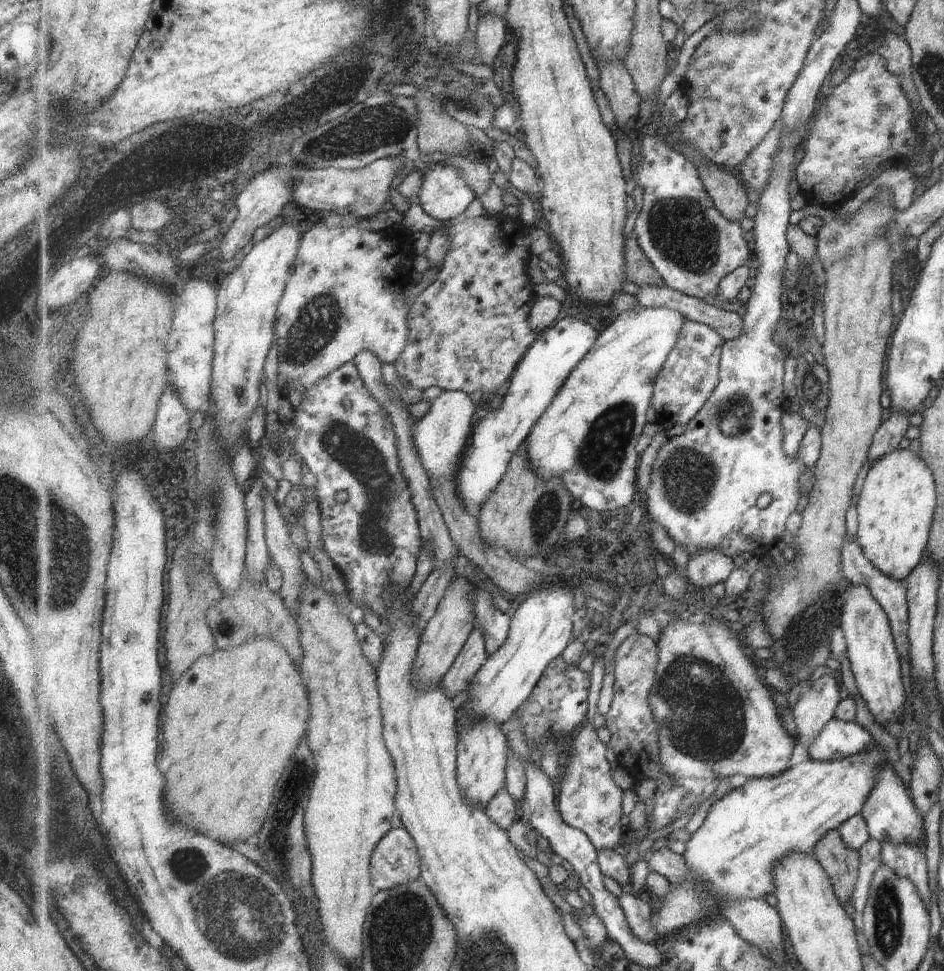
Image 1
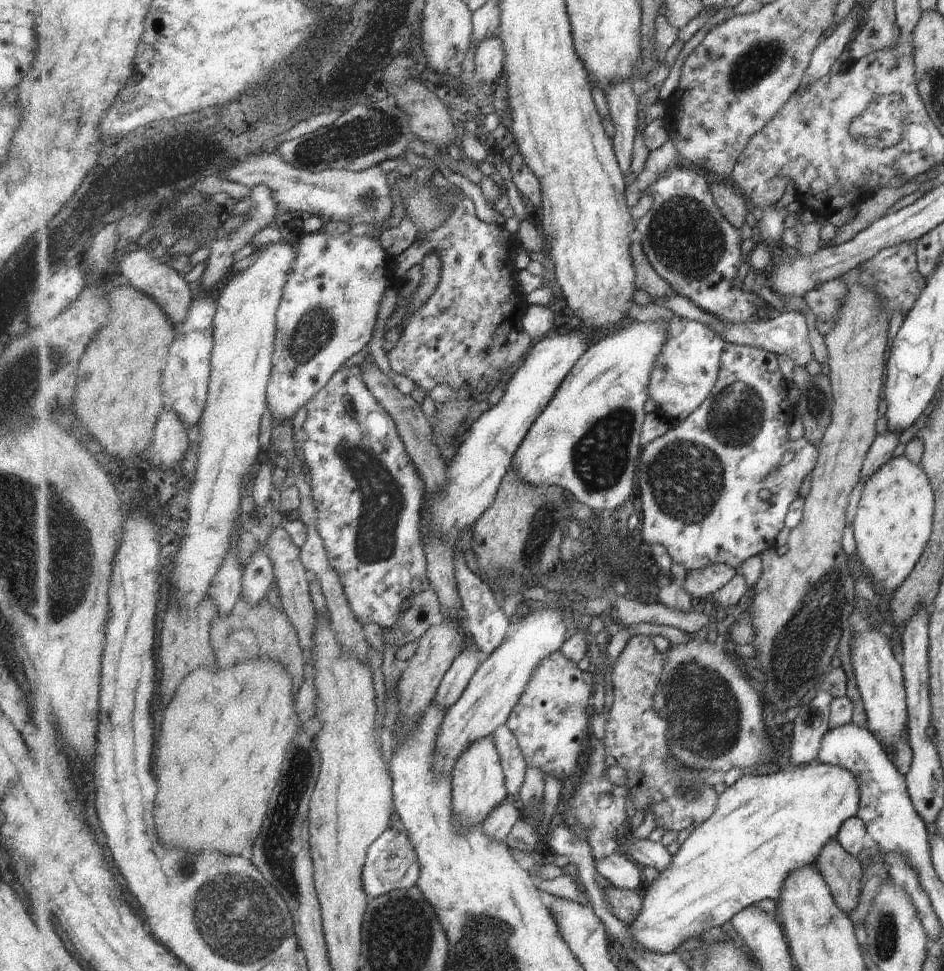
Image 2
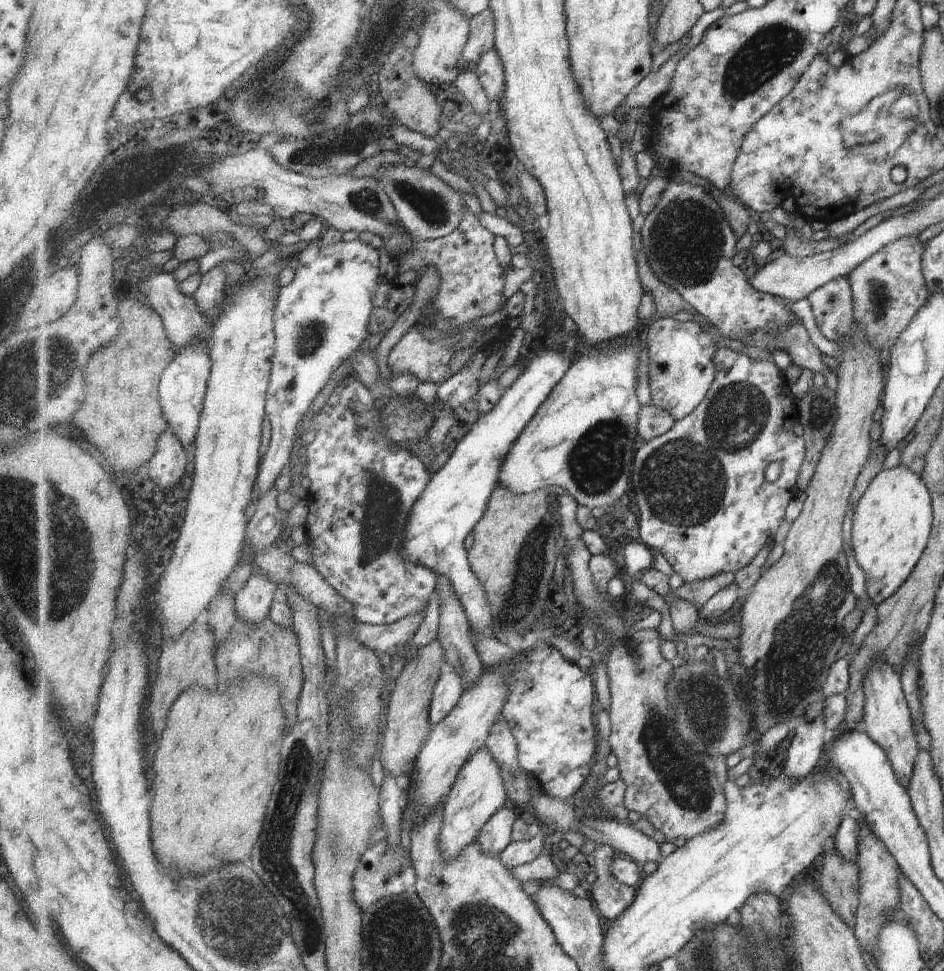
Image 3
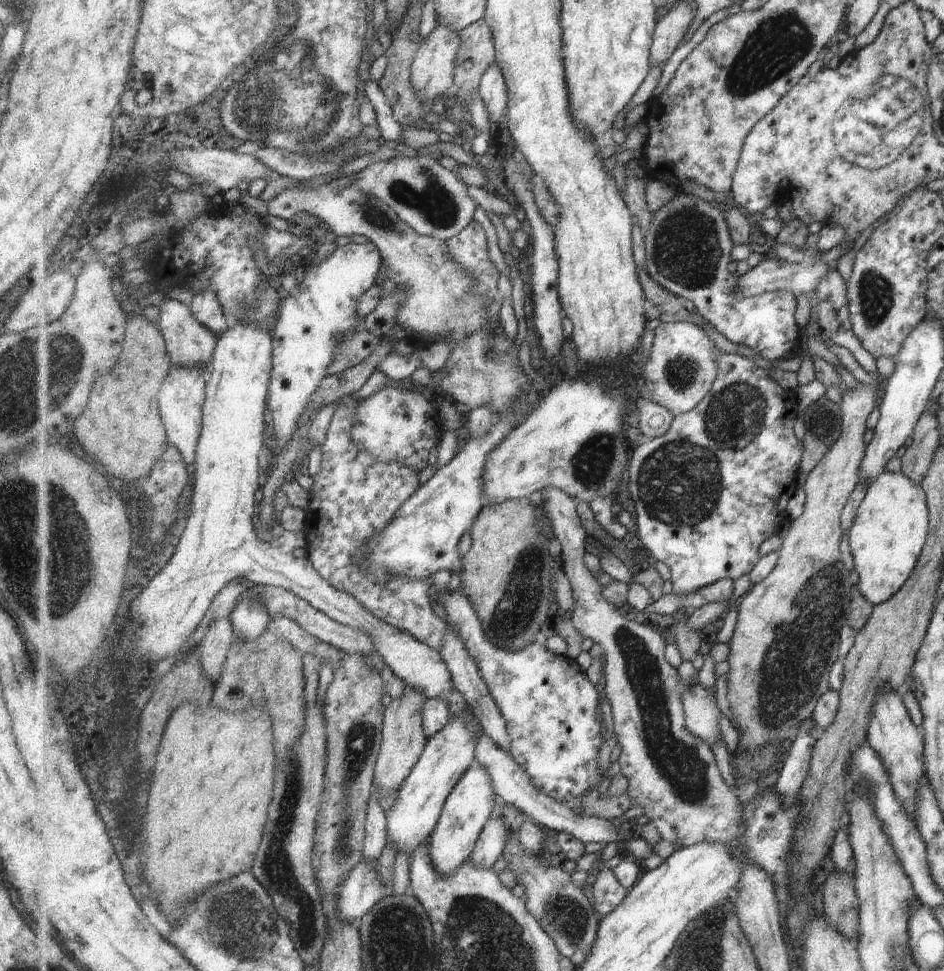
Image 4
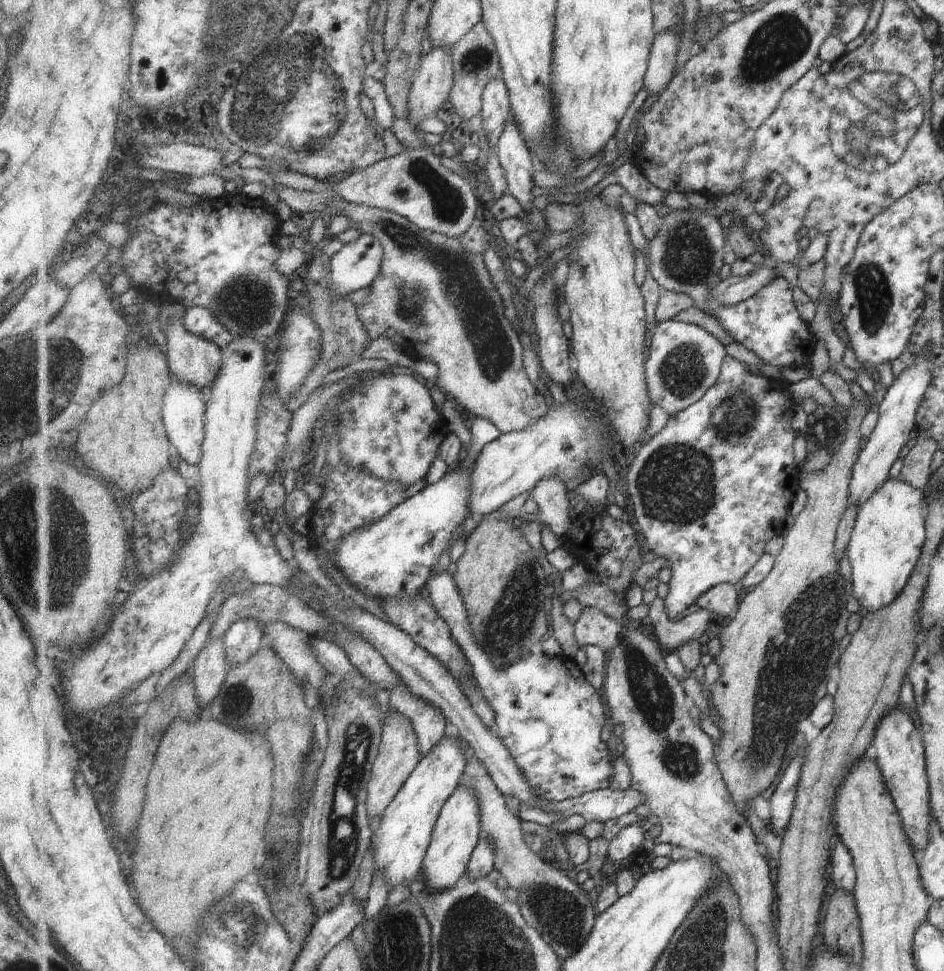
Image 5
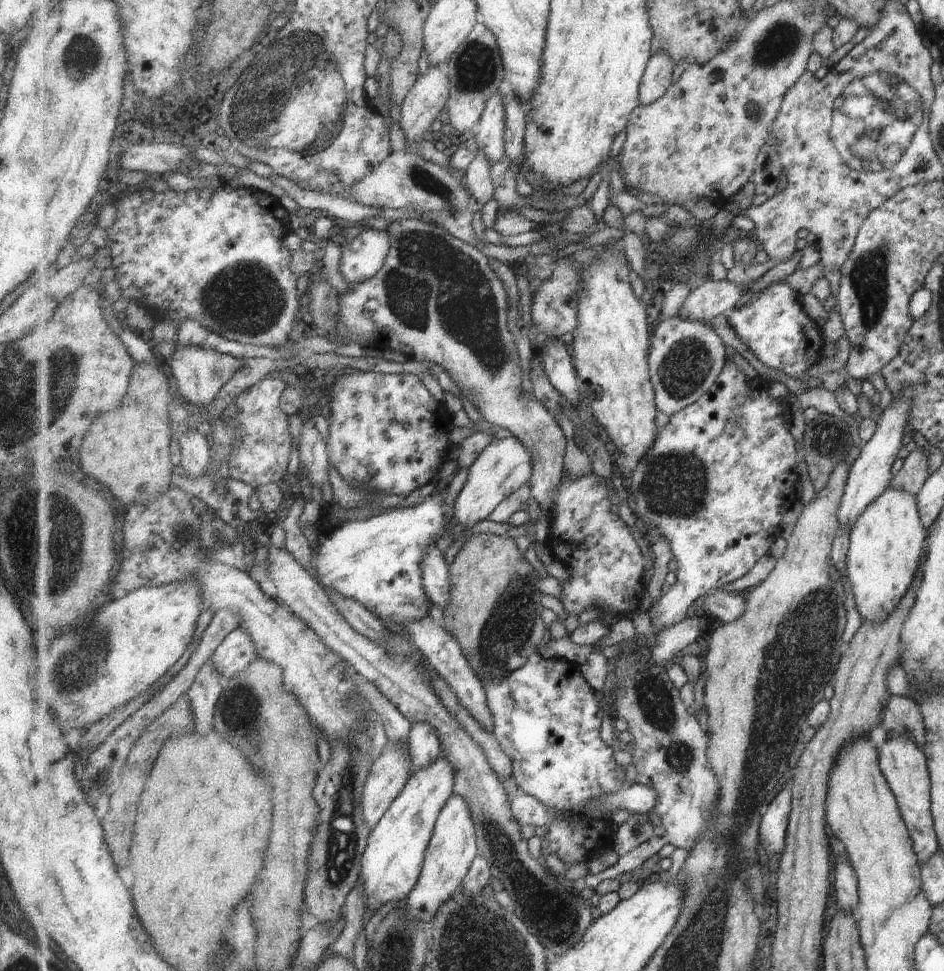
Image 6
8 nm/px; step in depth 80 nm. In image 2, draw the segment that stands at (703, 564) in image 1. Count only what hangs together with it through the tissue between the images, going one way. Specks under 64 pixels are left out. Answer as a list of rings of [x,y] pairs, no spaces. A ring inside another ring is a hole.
[[[723,563],[710,564],[686,575],[683,588],[692,598],[713,596],[735,578],[735,569]]]

